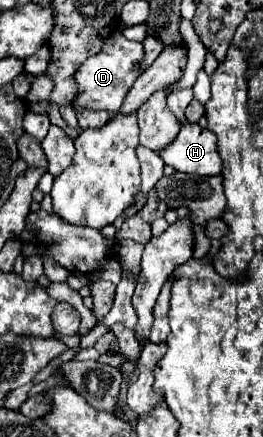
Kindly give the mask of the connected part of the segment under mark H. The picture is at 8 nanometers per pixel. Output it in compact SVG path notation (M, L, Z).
M196 123L182 127L178 139L174 139L160 157L166 165L190 175L220 175L222 171L222 157L218 155L214 133Z

